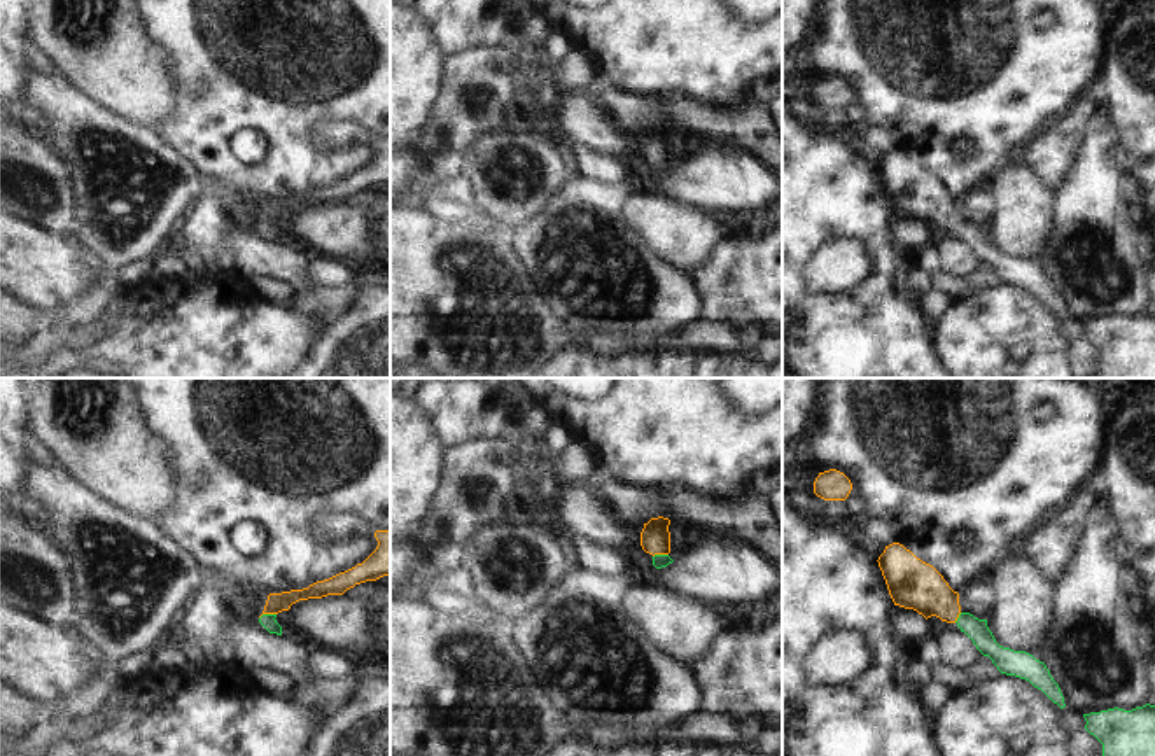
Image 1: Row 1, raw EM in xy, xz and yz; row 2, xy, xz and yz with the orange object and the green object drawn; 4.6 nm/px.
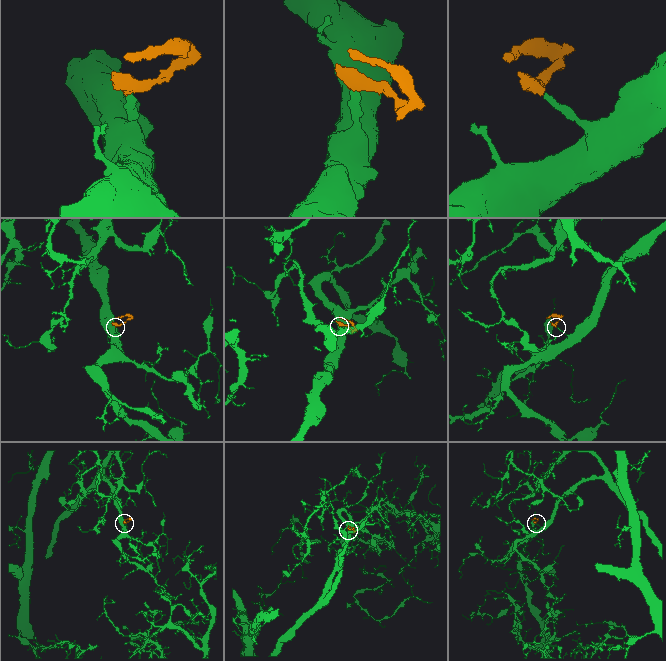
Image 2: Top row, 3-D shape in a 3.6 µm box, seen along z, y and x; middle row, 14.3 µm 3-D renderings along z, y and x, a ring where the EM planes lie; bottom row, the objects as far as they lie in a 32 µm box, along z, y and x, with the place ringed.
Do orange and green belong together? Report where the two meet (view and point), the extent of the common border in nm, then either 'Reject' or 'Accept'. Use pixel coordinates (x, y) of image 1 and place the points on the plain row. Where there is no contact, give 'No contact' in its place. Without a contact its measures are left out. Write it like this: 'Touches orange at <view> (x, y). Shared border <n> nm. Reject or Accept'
Touches orange at xy (266, 221). Shared border 80 nm. Accept

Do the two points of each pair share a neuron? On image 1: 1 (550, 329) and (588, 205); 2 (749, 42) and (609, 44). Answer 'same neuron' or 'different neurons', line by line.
1: different neurons
2: same neuron

